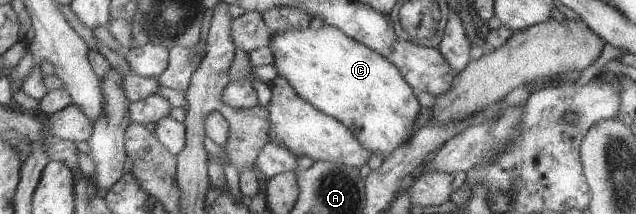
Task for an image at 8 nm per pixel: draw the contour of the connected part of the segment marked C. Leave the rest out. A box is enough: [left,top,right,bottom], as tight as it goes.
[269,25,420,160]

